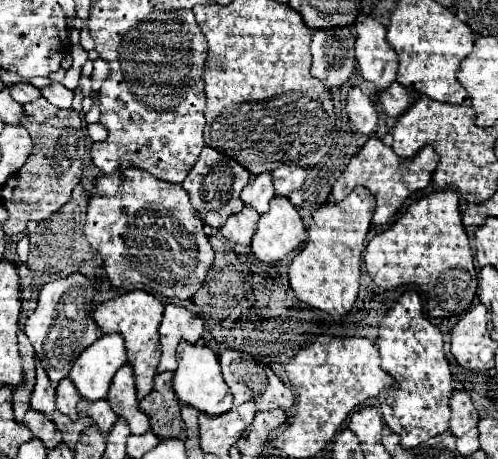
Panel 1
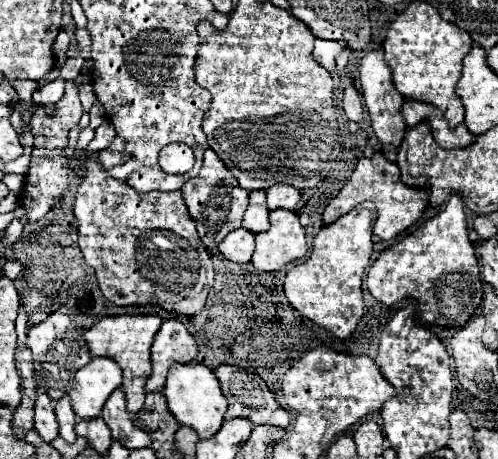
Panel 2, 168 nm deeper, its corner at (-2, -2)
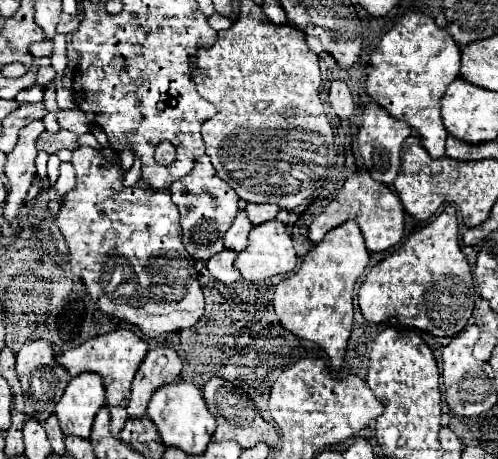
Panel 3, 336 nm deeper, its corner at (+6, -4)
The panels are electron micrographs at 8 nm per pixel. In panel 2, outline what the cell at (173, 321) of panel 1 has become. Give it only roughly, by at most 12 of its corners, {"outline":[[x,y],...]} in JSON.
{"outline":[[168,318],[154,336],[146,392],[164,388],[174,362],[198,354],[182,320]]}

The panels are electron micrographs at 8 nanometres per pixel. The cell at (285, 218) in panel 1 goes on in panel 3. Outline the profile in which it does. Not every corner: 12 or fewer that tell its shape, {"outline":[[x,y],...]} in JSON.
{"outline":[[278,220],[254,226],[234,266],[260,282],[296,270],[296,252]]}

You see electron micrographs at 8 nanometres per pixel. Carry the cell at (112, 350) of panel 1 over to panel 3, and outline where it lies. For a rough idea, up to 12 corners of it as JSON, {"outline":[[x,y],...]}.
{"outline":[[98,374],[72,378],[56,404],[64,436],[88,438],[104,404]]}

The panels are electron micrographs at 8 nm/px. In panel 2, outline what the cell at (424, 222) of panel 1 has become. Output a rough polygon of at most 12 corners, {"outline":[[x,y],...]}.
{"outline":[[462,198],[382,250],[368,270],[386,306],[428,302],[464,326],[482,300]]}

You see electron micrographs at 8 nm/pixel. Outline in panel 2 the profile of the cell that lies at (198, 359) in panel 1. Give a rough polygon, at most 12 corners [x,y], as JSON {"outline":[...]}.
{"outline":[[196,360],[172,364],[168,410],[200,438],[220,430],[226,398]]}

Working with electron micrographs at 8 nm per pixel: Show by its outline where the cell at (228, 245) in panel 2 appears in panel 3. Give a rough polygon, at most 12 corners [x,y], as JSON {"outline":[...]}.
{"outline":[[222,250],[206,262],[210,276],[222,284],[240,280],[232,250]]}

